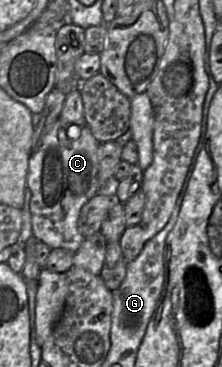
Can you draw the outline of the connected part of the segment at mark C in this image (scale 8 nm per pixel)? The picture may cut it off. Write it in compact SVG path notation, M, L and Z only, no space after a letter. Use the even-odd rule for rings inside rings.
M59 119L50 131L43 137L38 150L29 159L27 187L31 191L30 213L32 235L37 240L47 244L51 249L63 248L77 252L85 237L78 229L78 219L81 208L100 190L98 181L98 148L100 143L92 135L87 125L82 127L65 123Z

